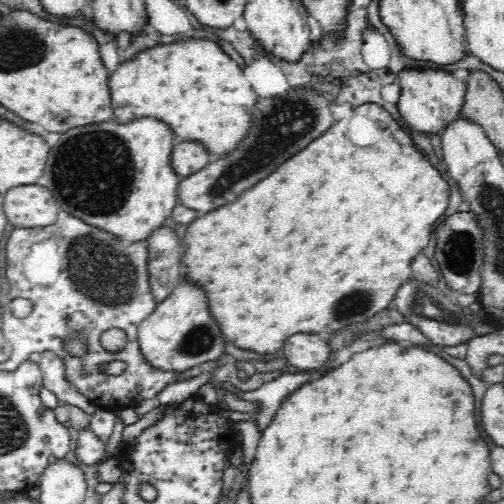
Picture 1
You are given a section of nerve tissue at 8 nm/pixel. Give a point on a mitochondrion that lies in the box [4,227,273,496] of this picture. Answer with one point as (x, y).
(104, 272)

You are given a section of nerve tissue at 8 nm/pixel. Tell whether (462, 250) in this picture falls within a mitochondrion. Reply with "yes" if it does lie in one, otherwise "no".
yes

